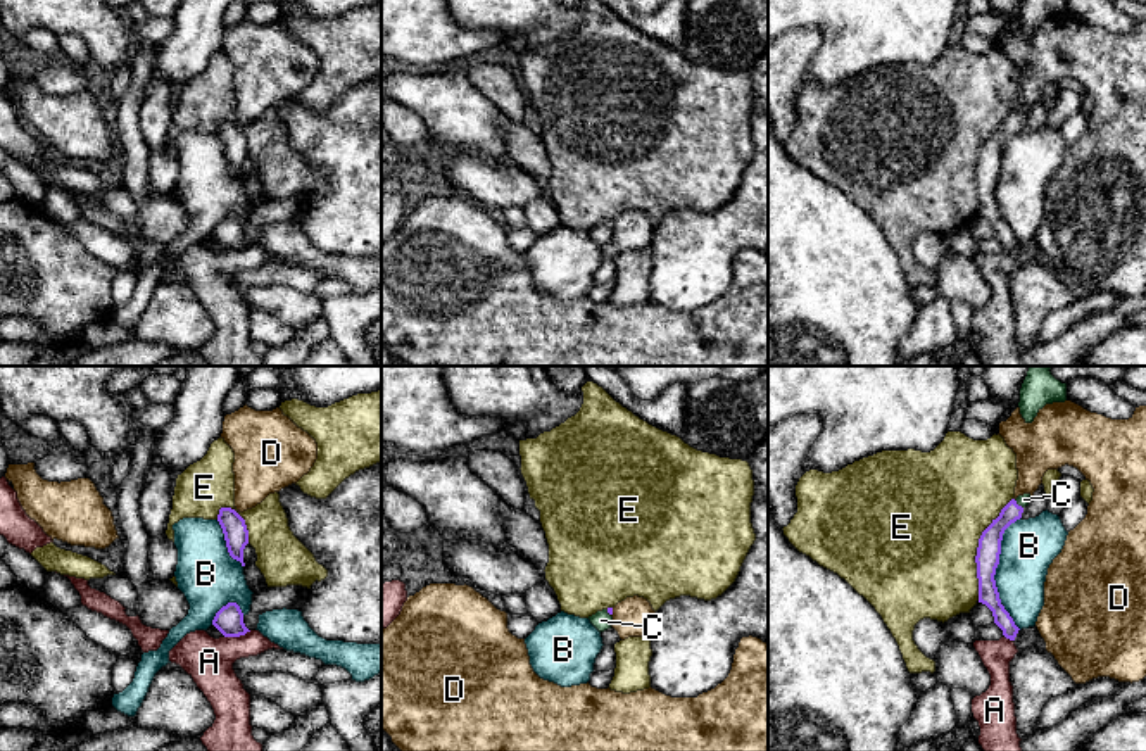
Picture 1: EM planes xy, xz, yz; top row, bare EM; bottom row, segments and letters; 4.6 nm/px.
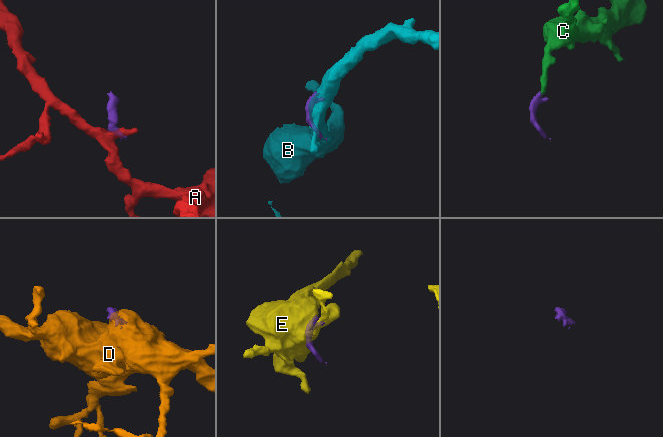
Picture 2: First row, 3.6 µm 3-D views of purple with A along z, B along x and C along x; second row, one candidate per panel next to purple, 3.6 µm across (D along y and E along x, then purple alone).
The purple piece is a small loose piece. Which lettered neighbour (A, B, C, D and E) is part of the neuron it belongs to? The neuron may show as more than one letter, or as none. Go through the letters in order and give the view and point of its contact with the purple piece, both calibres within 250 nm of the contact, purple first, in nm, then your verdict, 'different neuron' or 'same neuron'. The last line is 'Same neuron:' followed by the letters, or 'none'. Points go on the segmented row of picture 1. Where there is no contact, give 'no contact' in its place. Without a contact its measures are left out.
A: xy (237, 636) | 140/220 nm | different neuron
B: yz (994, 572) | 110/260 nm | different neuron
C: yz (1017, 504) | 110/50 nm | same neuron
D: xz (611, 612) | 30/180 nm | different neuron
E: yz (977, 549) | 110/500 nm | different neuron
Same neuron: C

